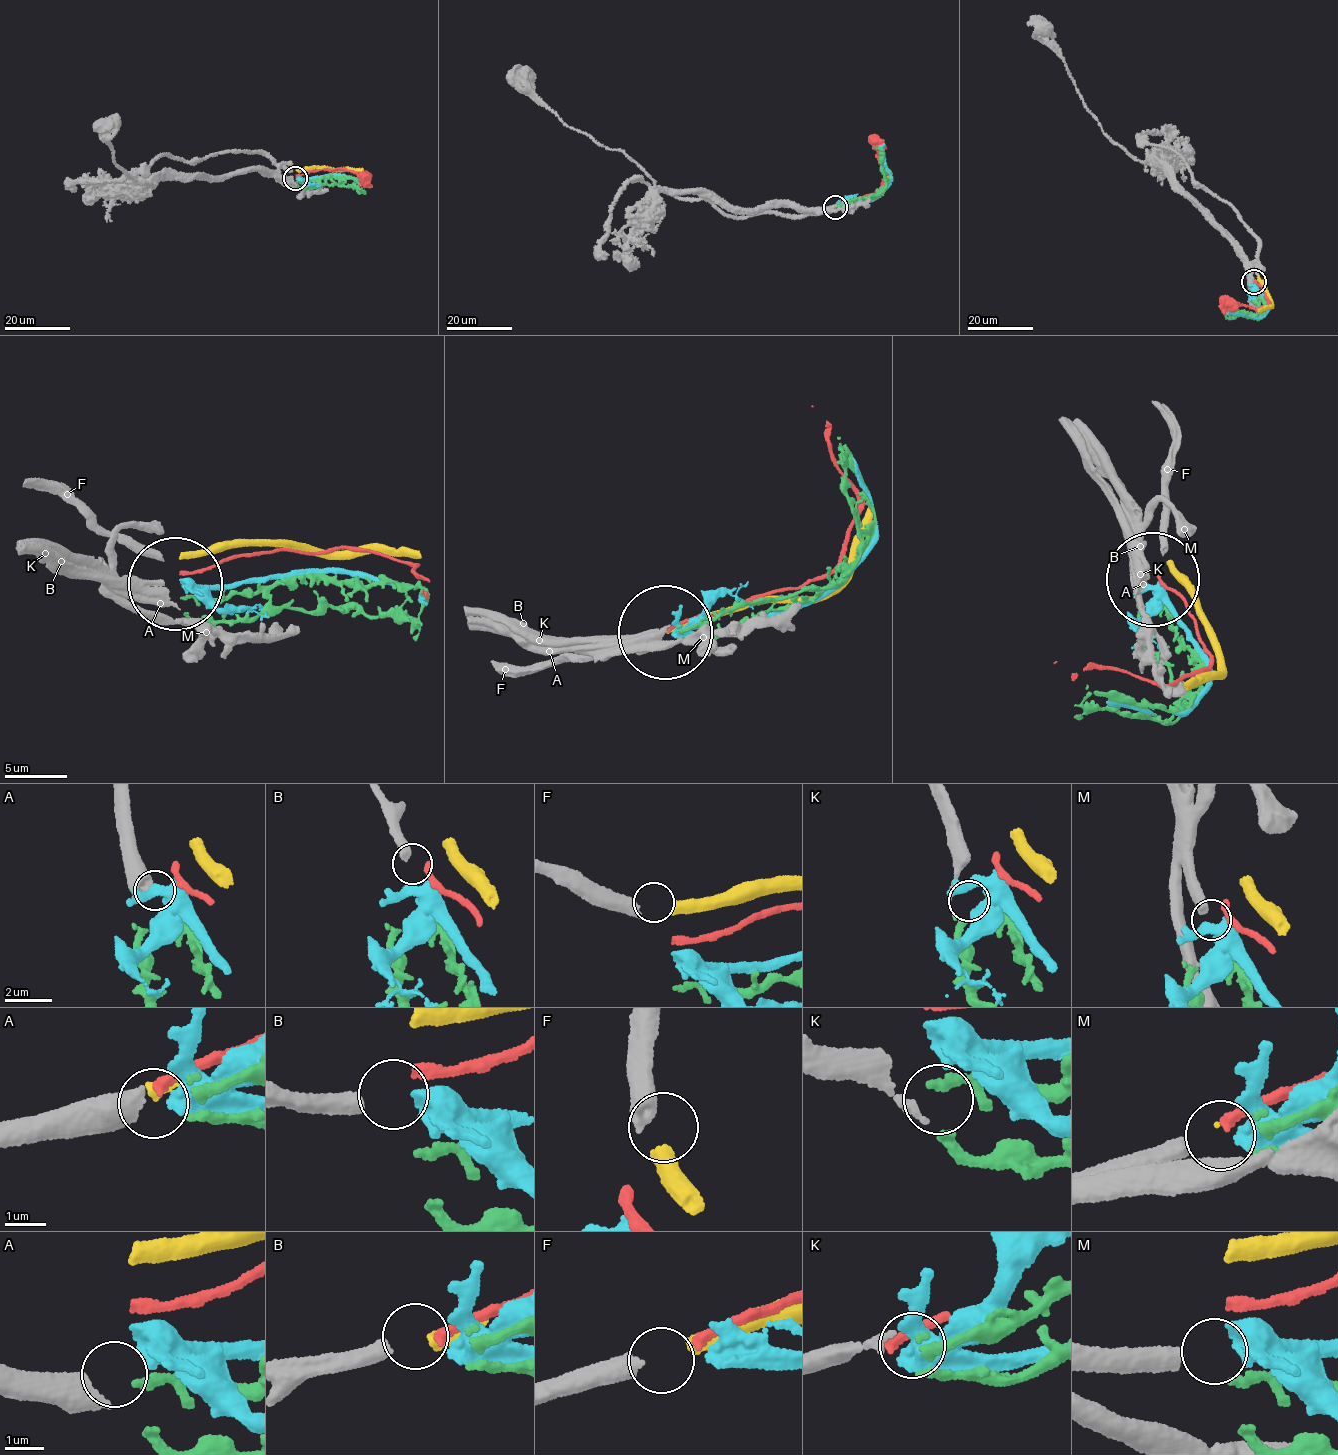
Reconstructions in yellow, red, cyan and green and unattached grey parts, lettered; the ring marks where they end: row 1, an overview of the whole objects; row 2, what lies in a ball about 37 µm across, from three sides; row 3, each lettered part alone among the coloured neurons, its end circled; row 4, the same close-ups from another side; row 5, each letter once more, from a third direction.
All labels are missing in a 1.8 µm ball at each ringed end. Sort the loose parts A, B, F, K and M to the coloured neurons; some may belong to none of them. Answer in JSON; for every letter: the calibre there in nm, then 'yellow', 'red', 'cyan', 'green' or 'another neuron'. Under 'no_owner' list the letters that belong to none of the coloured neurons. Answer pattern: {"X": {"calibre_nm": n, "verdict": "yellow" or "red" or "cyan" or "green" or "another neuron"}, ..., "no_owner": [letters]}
{"A": {"calibre_nm": 700, "verdict": "another neuron"}, "B": {"calibre_nm": 400, "verdict": "red"}, "F": {"calibre_nm": 360, "verdict": "yellow"}, "K": {"calibre_nm": 220, "verdict": "green"}, "M": {"calibre_nm": 440, "verdict": "cyan"}, "no_owner": ["A"]}

